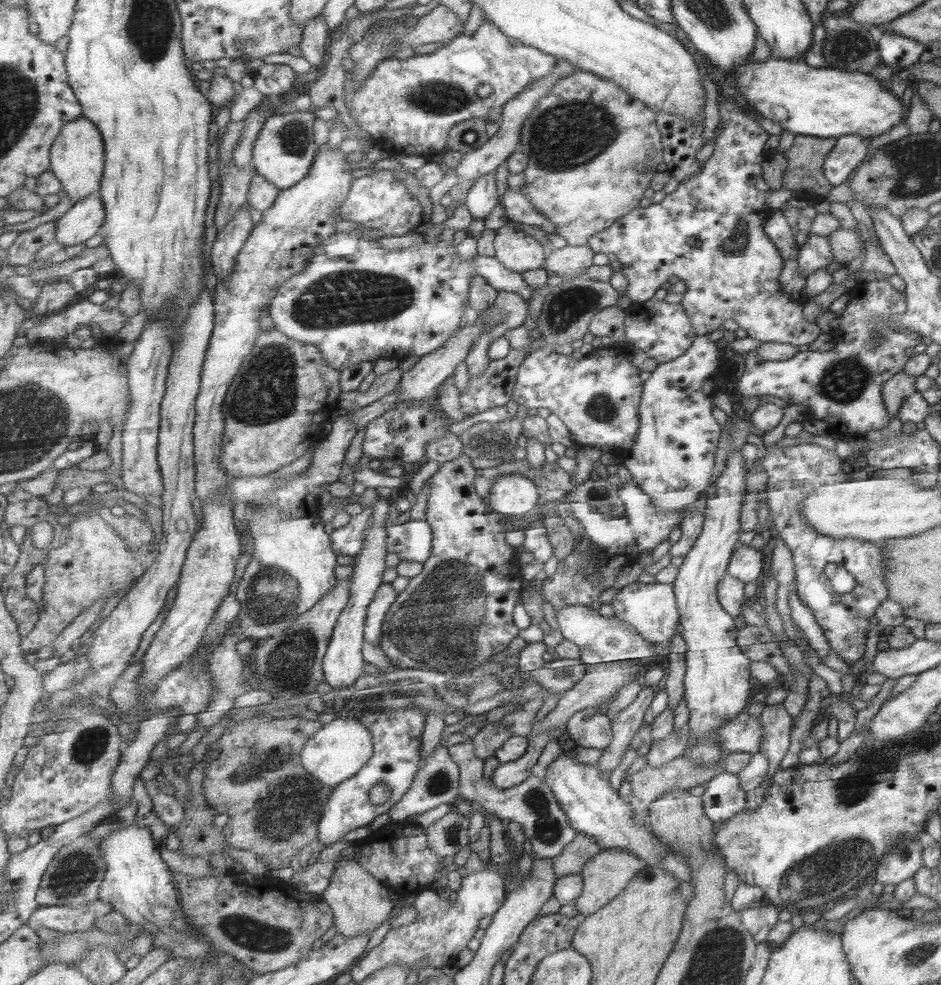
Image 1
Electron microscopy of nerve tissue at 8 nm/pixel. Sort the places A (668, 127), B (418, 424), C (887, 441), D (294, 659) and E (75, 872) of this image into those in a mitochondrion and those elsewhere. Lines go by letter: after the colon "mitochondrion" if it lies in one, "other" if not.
A: other
B: mitochondrion
C: other
D: mitochondrion
E: mitochondrion

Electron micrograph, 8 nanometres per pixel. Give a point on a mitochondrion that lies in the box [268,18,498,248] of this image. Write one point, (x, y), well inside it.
(439, 98)

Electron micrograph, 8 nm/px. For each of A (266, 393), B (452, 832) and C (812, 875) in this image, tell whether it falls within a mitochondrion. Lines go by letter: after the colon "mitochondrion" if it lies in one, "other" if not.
A: mitochondrion
B: mitochondrion
C: mitochondrion

